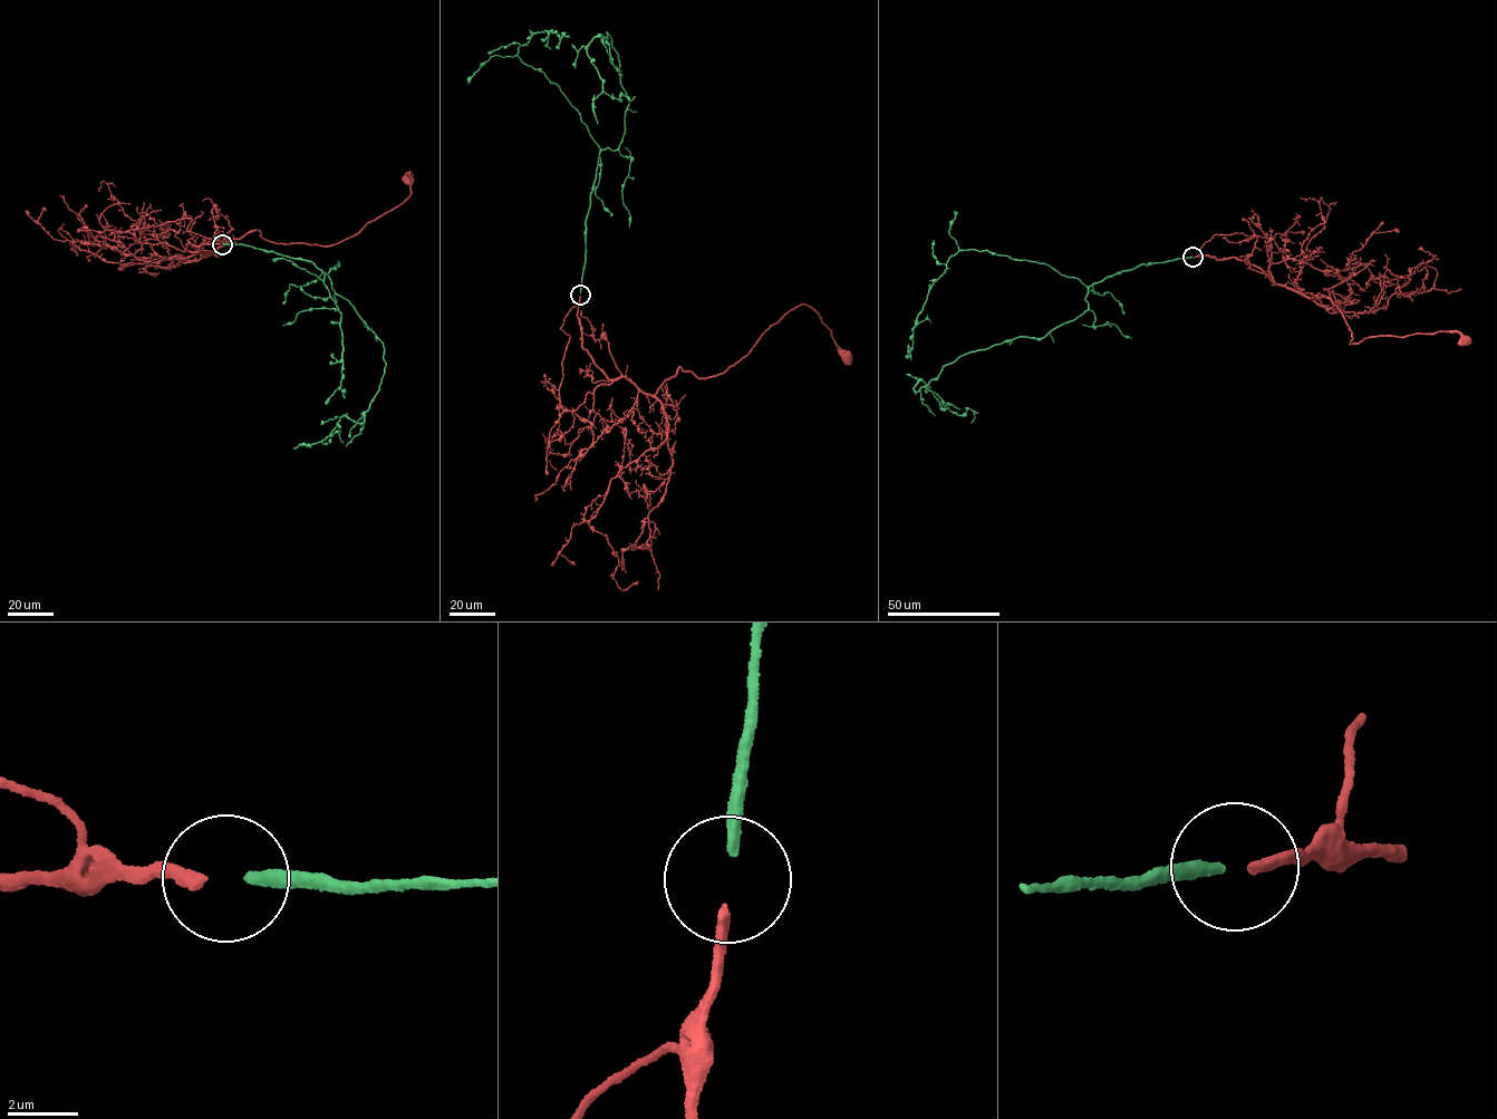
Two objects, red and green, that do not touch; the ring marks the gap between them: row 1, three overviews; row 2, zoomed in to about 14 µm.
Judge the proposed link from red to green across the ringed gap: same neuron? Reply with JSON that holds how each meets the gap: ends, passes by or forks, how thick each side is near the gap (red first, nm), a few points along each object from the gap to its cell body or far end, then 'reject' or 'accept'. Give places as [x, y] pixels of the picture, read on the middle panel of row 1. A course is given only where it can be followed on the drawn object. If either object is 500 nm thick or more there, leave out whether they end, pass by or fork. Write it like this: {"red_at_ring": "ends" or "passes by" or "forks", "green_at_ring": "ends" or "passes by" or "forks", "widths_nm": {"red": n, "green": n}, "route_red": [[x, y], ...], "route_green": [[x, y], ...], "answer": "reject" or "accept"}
{"red_at_ring": "ends", "green_at_ring": "ends", "widths_nm": {"red": 320, "green": 320}, "route_red": [[580, 296], [582, 347], [595, 365], [652, 394], [679, 367], [699, 378], [725, 372], [802, 304], [846, 357]], "route_green": [[580, 292], [598, 156], [618, 147], [629, 103], [611, 39], [596, 36], [587, 50], [604, 92], [635, 96]], "answer": "accept"}

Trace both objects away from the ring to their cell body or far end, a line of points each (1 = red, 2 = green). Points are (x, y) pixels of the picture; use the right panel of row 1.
1: (1194, 257), (1239, 259), (1307, 298), (1324, 296), (1352, 333), (1350, 345), (1441, 331), (1465, 338)
2: (1193, 257), (1104, 277), (1087, 310), (1043, 337), (972, 351), (916, 384), (973, 411), (971, 423)

